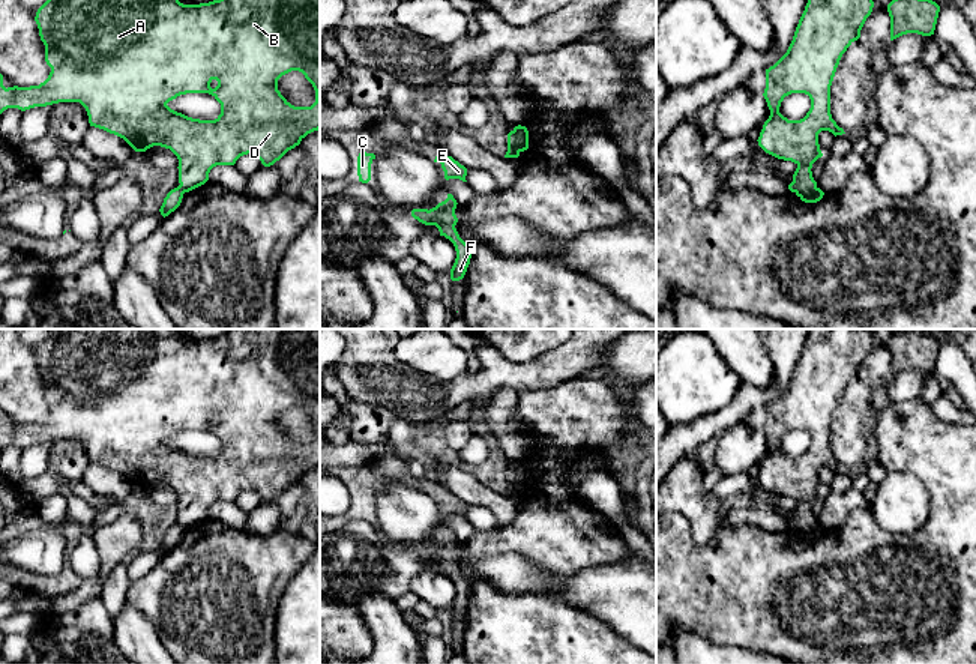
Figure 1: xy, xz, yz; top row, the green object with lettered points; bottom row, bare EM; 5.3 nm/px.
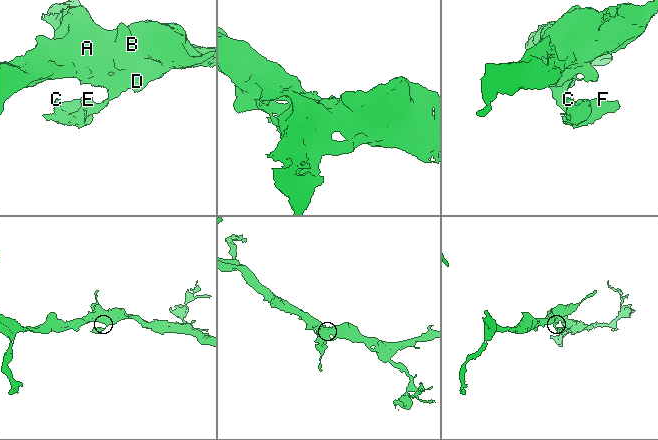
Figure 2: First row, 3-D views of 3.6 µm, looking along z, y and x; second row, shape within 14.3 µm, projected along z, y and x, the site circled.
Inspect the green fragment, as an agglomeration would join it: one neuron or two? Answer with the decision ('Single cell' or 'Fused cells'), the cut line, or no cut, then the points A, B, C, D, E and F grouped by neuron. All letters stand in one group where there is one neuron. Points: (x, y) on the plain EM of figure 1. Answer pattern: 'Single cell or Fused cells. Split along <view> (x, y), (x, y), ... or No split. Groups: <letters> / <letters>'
Fused cells. Split along xz (514, 466), (518, 488). Groups: A B D / C E F

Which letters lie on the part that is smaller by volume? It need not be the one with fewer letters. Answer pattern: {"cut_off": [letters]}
{"cut_off": ["C", "E", "F"]}

